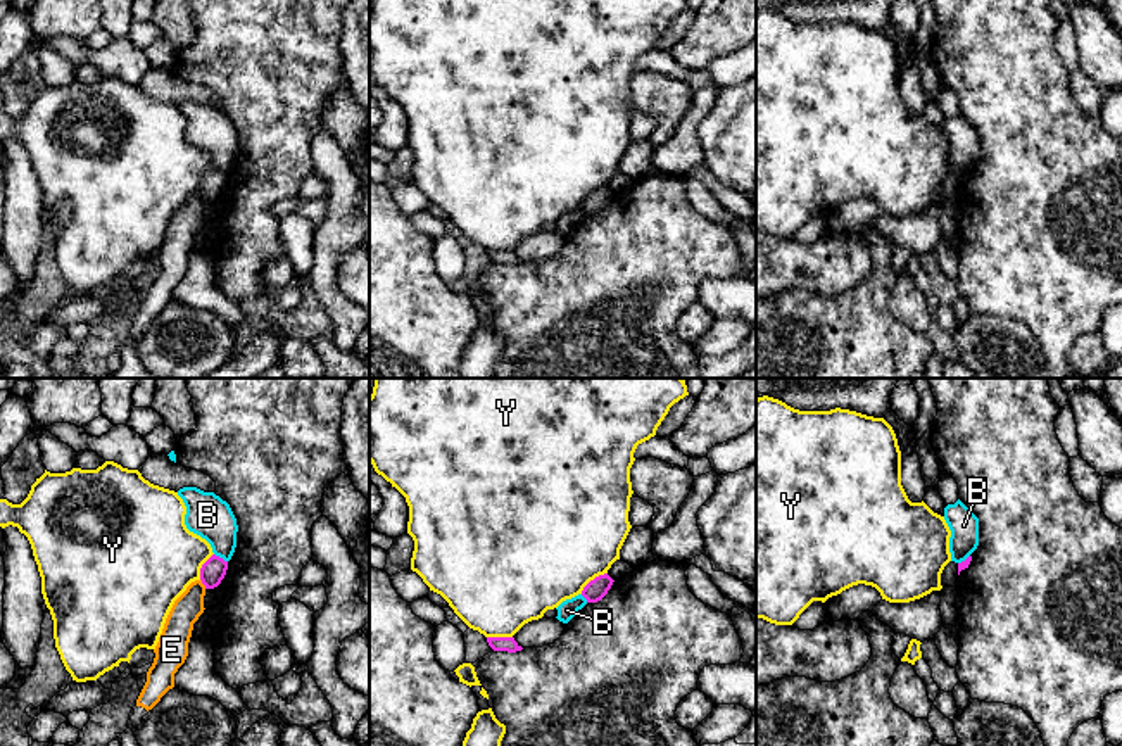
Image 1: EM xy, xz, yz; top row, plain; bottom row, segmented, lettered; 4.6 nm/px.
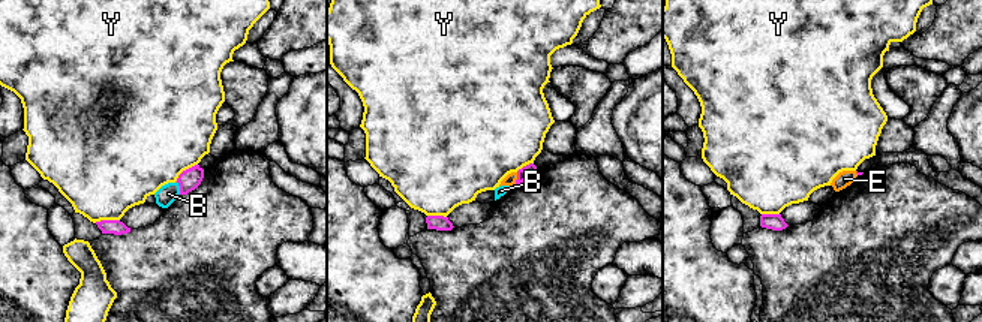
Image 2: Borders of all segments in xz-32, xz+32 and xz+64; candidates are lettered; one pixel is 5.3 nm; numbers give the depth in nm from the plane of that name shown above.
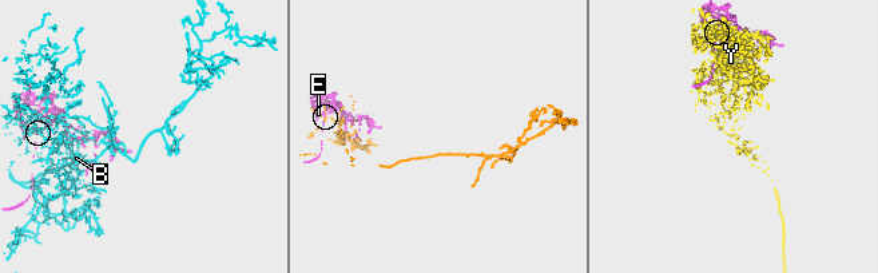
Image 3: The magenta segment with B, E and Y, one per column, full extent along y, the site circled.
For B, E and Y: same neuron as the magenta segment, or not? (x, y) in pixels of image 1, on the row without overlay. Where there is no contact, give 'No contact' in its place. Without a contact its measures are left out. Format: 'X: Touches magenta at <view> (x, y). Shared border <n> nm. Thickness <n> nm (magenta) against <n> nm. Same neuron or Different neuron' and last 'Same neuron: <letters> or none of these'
B: Touches magenta at xy (221, 171). Shared border 80 nm. Thickness 110 nm (magenta) against 200 nm. Different neuron
E: Touches magenta at xy (202, 195). Shared border 50 nm. Thickness 110 nm (magenta) against 140 nm. Different neuron
Y: Touches magenta at xz (594, 192). Shared border 160 nm. Thickness 100 nm (magenta) against 500 nm. Different neuron
Same neuron: none of these

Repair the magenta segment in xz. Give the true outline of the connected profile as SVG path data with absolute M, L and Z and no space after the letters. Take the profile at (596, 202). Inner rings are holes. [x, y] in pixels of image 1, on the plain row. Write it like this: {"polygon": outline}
{"polygon": "M608 186L599 188L583 200L582 209L587 216L597 216L608 207L613 195L615 193Z"}

